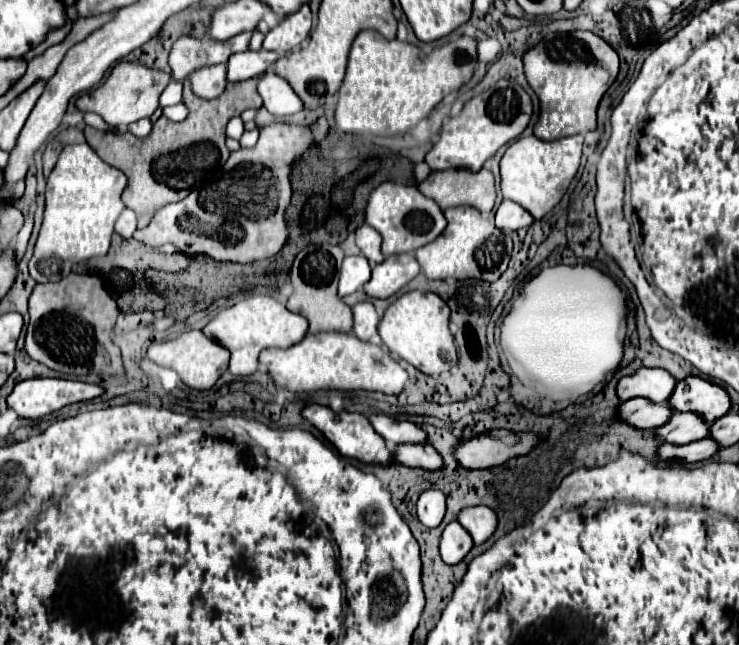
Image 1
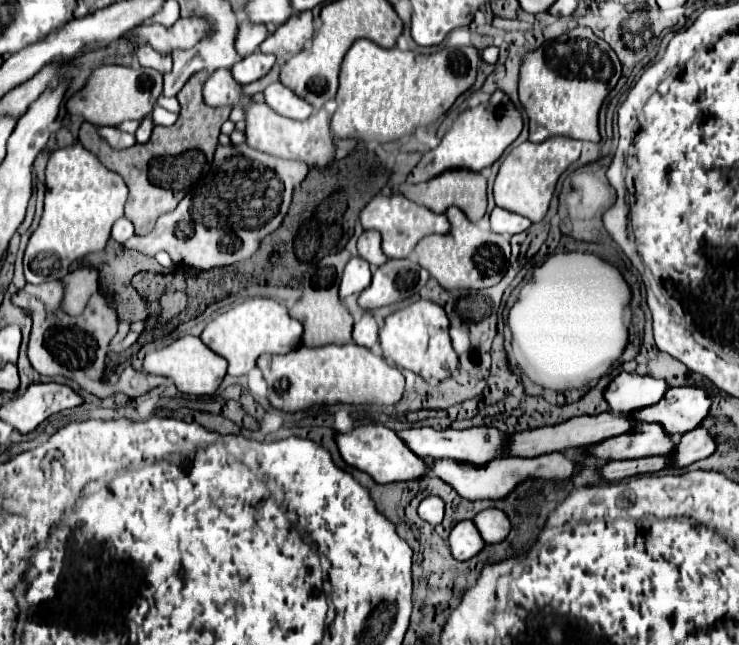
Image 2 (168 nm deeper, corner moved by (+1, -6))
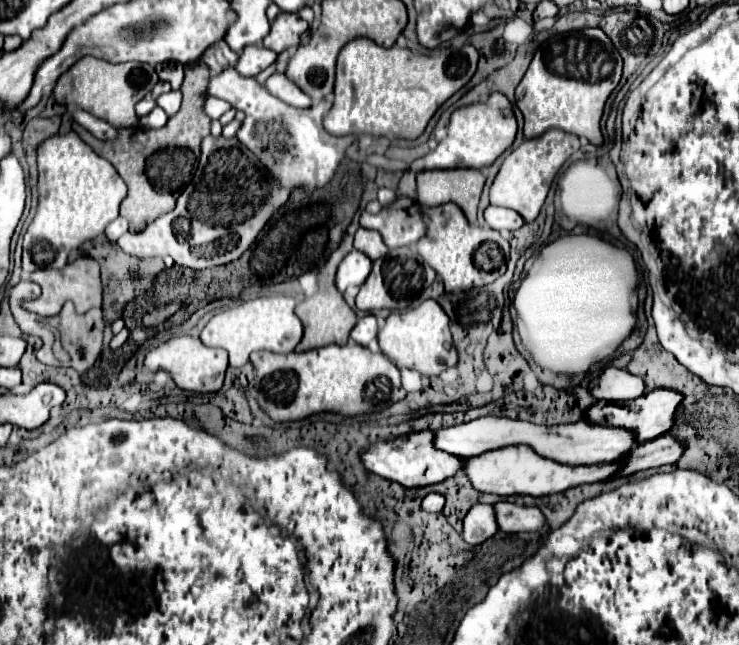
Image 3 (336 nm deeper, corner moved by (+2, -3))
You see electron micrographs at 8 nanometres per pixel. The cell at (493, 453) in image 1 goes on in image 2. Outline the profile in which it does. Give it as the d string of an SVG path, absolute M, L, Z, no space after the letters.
M601 413L601 415L583 415L583 417L573 417L561 425L553 427L539 427L523 433L511 435L511 447L507 455L523 455L523 457L537 457L541 453L551 453L551 451L563 451L563 449L579 449L591 443L599 443L601 439L621 435L623 431L629 431L631 419L627 415L613 415L613 413Z

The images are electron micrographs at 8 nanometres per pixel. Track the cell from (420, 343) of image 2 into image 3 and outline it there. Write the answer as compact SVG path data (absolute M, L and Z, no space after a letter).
M426 300L418 308L408 312L392 312L382 330L378 332L380 350L388 356L398 368L414 368L422 376L440 376L444 370L452 368L458 362L456 348L450 336L450 318L444 314L436 300Z

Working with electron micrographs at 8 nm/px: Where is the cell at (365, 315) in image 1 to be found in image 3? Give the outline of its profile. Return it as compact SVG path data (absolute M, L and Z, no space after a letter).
M374 314L362 316L356 322L356 326L352 328L352 334L350 336L352 336L354 342L358 342L362 346L368 346L368 342L378 336L378 320L376 320L376 316Z

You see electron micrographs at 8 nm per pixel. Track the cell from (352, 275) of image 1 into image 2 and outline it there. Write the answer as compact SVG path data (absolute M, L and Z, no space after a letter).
M351 257L351 261L347 263L347 267L343 271L339 297L345 299L347 295L359 295L369 283L371 283L369 263L361 257Z

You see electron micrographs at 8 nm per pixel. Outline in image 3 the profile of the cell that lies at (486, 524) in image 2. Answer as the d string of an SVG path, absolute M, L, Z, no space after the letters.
M498 502L494 504L494 516L500 532L536 532L544 526L544 516L534 506Z

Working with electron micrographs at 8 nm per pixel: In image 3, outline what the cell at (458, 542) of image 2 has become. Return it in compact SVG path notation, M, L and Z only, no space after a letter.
M488 504L472 506L464 518L464 530L462 530L462 538L466 540L466 544L478 546L490 536L494 536L496 532L498 532L498 526L496 526L492 506Z

